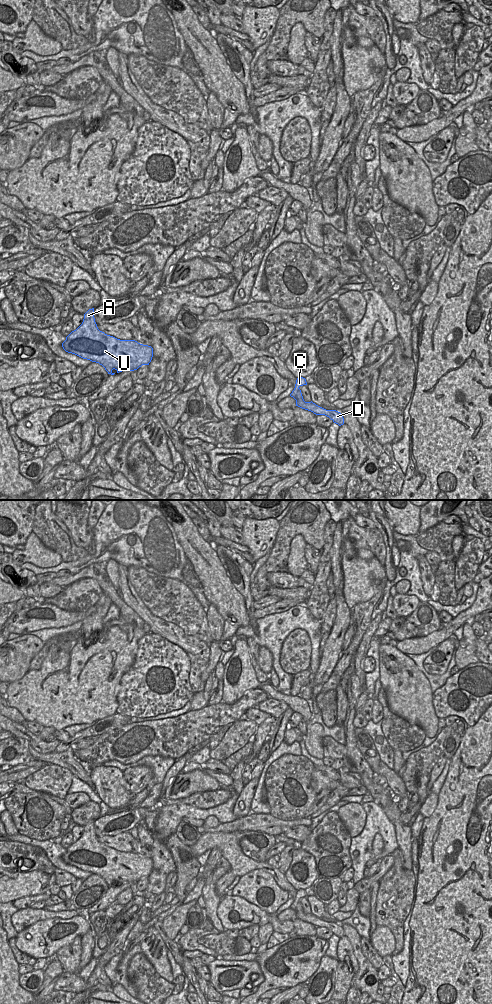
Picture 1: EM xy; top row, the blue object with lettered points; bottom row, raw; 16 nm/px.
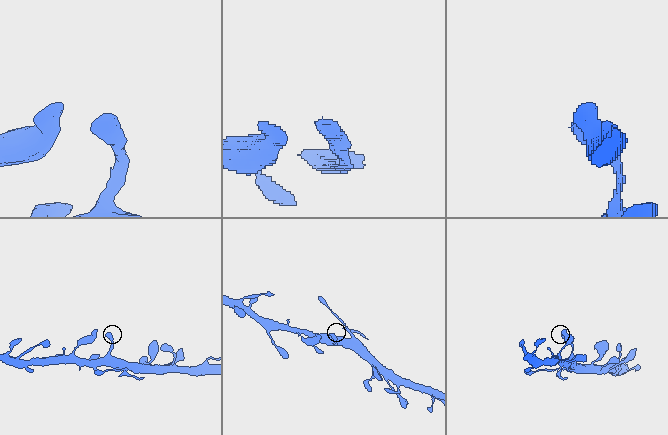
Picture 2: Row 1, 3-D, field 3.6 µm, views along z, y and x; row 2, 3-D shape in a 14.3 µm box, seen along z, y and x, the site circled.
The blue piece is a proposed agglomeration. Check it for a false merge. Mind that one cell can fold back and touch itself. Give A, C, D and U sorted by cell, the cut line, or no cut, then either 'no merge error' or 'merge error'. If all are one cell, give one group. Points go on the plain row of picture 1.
groups A C U / D; cut xy (293, 902), (294, 907), (301, 907); merge error

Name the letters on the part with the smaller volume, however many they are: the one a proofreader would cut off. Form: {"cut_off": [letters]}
{"cut_off": ["D"]}

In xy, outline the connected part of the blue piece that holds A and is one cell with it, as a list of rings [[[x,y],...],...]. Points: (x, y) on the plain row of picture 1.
[[[94,820],[84,826],[82,836],[66,849],[62,859],[68,865],[99,875],[111,887],[115,886],[112,884],[113,881],[119,885],[126,882],[134,883],[142,877],[149,877],[153,869],[151,858],[140,856],[135,852],[120,852],[100,843],[95,834]]]

